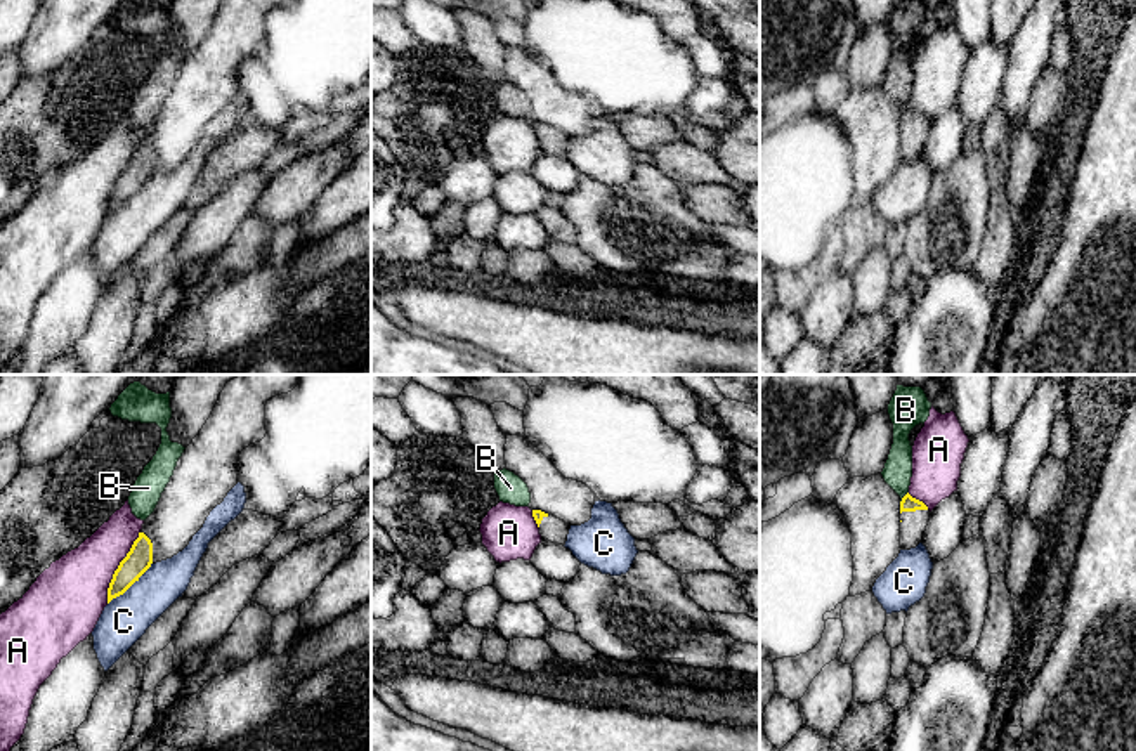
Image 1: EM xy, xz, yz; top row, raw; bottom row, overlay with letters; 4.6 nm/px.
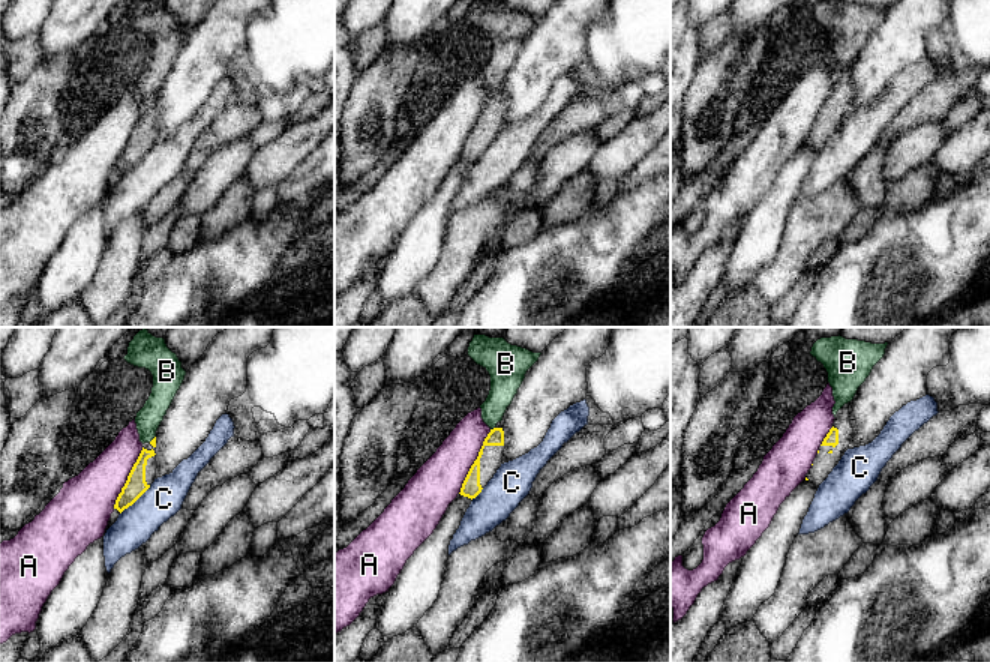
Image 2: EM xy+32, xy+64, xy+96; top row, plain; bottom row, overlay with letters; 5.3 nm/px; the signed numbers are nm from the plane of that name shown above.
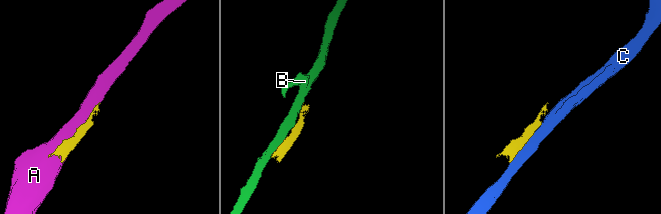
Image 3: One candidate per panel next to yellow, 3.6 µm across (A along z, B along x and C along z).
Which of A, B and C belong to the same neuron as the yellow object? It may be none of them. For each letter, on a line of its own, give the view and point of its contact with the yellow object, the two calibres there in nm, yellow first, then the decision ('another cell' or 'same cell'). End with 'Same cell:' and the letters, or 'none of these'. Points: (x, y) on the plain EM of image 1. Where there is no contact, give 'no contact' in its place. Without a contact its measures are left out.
A: meets yellow in xy at (118, 179); 120 nm thick on the yellow side, 320 nm on the other; another cell
B: meets yellow in yz at (904, 108); 70 nm thick on the yellow side, 140 nm on the other; another cell
C: meets yellow in xy at (130, 196); 120 nm thick on the yellow side, 220 nm on the other; another cell
Same cell: none of these

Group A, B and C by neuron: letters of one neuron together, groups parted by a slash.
A / B / C

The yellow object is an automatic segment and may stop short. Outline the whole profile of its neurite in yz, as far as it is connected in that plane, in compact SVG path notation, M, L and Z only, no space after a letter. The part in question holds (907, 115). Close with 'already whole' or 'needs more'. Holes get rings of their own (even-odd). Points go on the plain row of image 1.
M909 104L900 113L900 158L902 161L916 160L923 154L923 147L930 132L928 118L912 109Z; needs more

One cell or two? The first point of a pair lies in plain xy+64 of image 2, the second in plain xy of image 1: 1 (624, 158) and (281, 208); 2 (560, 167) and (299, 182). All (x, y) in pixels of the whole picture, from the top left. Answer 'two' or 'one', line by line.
1: one
2: two

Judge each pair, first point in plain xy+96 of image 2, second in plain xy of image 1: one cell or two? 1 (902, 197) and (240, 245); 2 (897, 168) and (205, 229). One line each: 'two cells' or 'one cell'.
1: one cell
2: one cell

